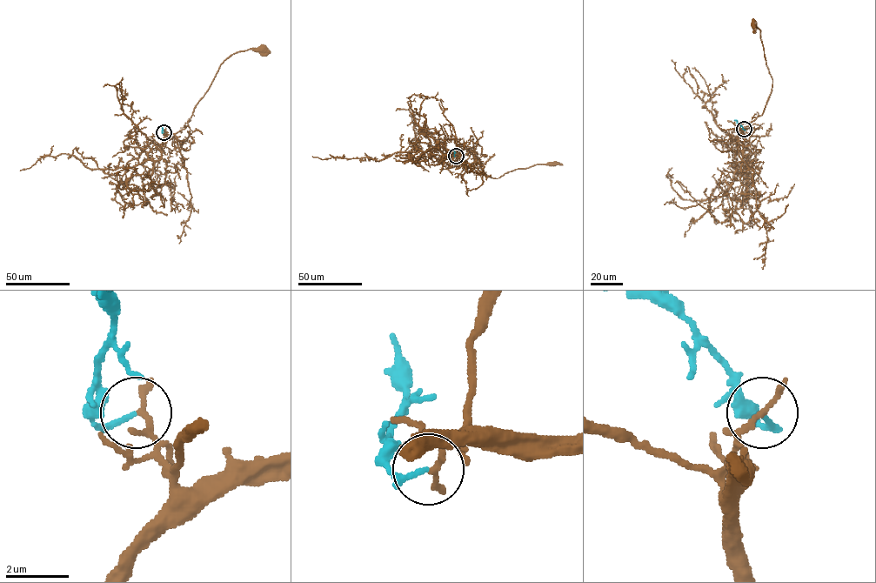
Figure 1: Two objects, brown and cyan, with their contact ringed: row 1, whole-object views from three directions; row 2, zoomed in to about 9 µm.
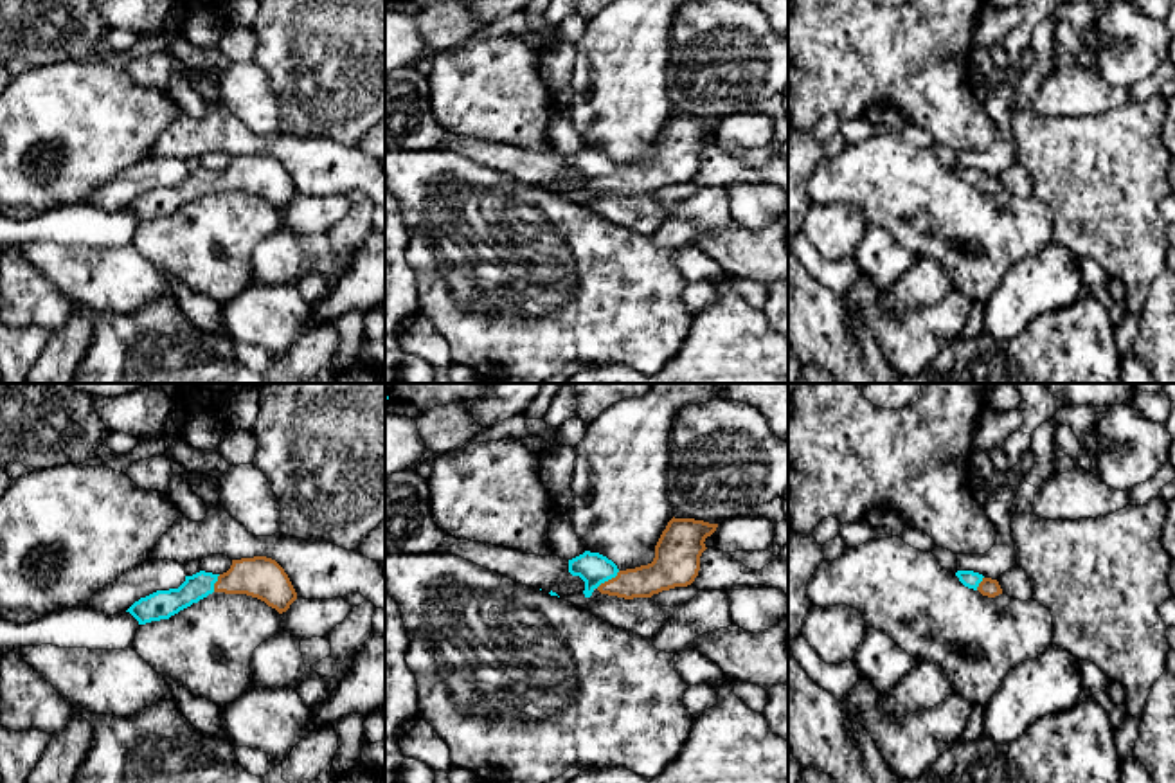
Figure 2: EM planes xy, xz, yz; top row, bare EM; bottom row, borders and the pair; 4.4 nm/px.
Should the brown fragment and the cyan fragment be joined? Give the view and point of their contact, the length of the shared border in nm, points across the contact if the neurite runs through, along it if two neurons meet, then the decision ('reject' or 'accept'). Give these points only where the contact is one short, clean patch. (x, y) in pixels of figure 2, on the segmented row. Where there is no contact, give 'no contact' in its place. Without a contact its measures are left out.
meets brown in xz at (609, 580); contact 130 nm long; runs through xz (663, 573), (648, 580), (609, 580), (592, 567); accept

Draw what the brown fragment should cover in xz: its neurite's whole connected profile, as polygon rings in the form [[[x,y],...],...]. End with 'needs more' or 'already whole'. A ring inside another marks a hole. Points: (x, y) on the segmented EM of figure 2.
[[[673,517],[655,545],[651,563],[619,571],[606,556],[585,551],[569,560],[569,572],[585,581],[585,598],[596,589],[601,594],[633,599],[687,587],[698,576],[700,556],[707,549],[704,542],[716,527],[718,524]]]; needs more

